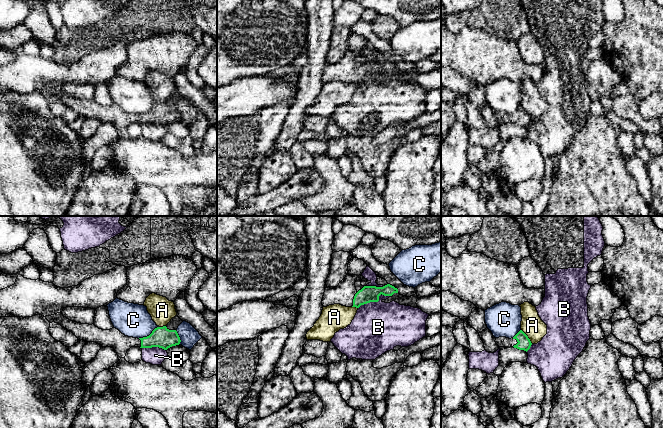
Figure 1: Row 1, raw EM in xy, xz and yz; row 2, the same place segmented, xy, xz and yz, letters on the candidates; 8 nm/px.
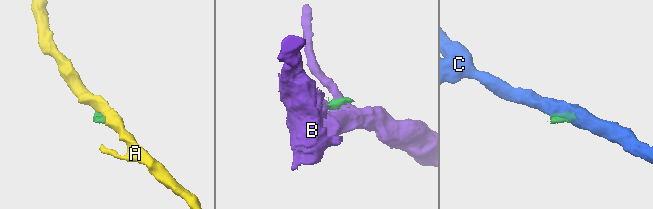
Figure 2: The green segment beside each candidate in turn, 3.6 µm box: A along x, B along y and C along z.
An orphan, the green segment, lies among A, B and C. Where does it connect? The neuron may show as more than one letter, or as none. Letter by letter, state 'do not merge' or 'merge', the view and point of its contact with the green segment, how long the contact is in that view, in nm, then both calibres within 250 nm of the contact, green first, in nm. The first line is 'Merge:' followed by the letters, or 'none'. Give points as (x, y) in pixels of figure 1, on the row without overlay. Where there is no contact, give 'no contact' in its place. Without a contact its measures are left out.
Merge: none
A: do not merge; meets green in yz at (527, 112); contact 150 nm long; 110 nm thick on the green side, 170 nm on the other
B: do not merge; meets green in xz at (376, 77); contact 300 nm long; 140 nm thick on the green side, 400 nm on the other
C: do not merge; meets green in xy at (149, 111); contact 190 nm long; 170 nm thick on the green side, 280 nm on the other

